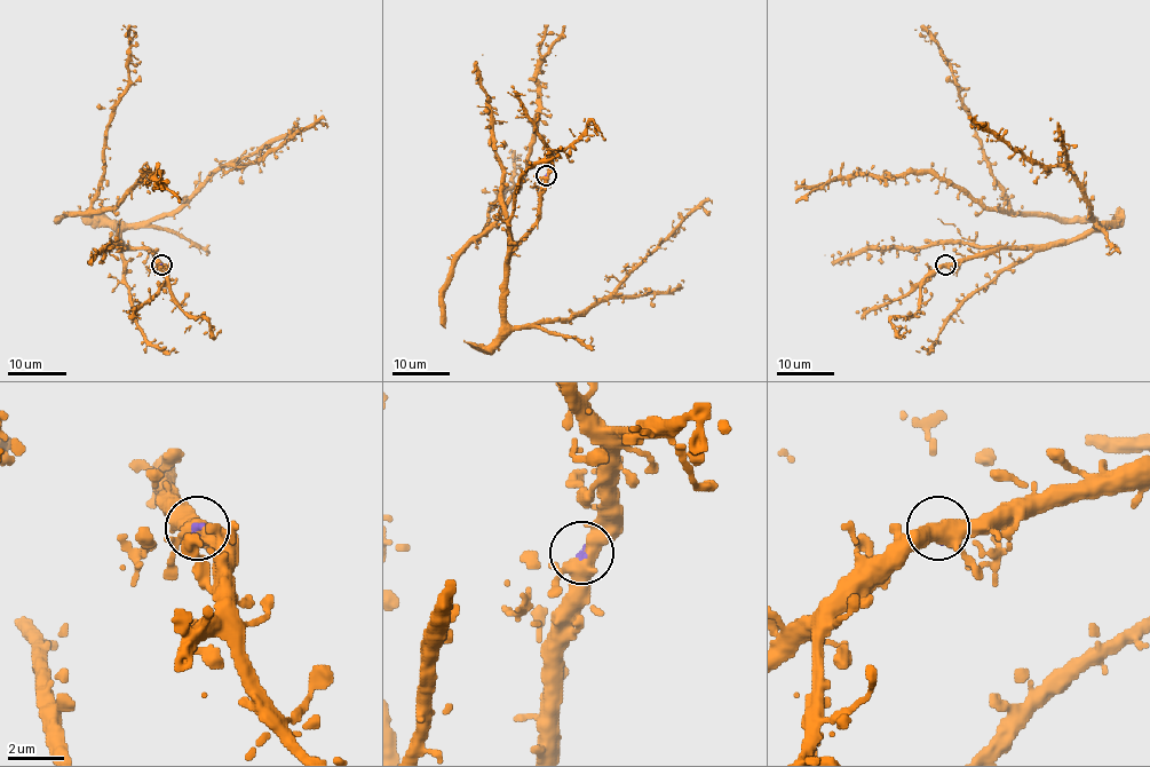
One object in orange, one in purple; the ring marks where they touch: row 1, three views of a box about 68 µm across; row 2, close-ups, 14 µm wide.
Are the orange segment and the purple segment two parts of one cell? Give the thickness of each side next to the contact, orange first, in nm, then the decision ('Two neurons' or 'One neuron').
Thickness 400 nm (orange) against 200 nm. Two neurons

